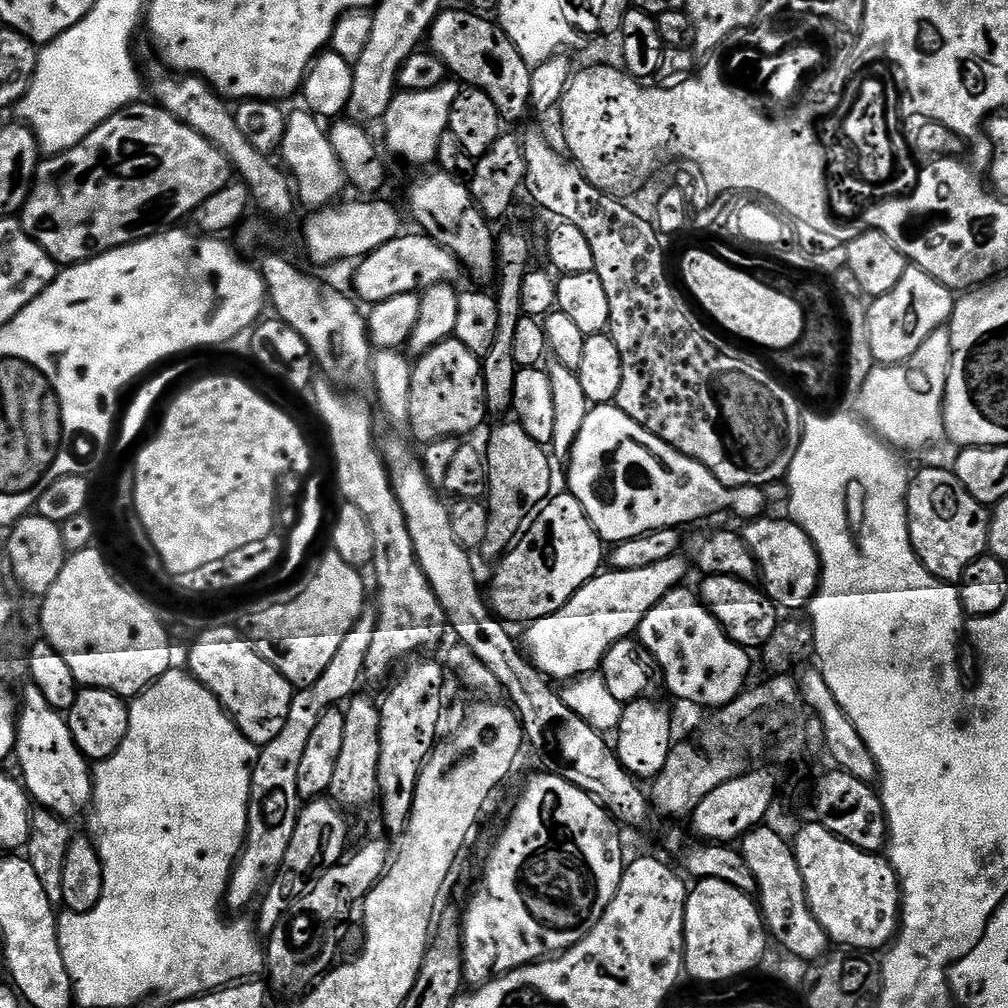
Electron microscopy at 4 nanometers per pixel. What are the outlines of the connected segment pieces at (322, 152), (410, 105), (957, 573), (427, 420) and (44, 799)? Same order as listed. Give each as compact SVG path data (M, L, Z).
M307 110L289 111L287 118L286 130L278 152L279 155L284 155L282 164L294 181L294 192L299 203L309 204L309 209L312 210L331 205L337 199L335 196L346 188L346 181L325 129L320 129L321 121Z
M452 78L434 86L434 90L397 91L382 121L384 140L388 143L389 150L408 164L435 165L438 142L442 142L442 134L448 131L450 110L454 106L454 98L458 98L460 91L461 85Z
M924 468L911 477L908 486L908 529L912 539L912 549L916 557L926 566L926 570L937 580L958 582L970 566L980 556L988 552L988 522L990 512L985 505L977 502L958 482L955 471L944 468Z
M458 339L443 340L438 342L426 354L422 354L412 365L412 385L410 386L410 418L408 428L418 439L421 445L433 444L436 440L445 440L451 436L464 438L467 432L472 432L484 416L489 415L489 410L484 405L484 370L481 357L475 356Z
M28 686L22 692L22 707L19 709L16 718L16 751L14 760L20 763L19 779L25 788L28 789L29 797L39 807L47 808L54 815L61 818L69 818L68 816L76 816L80 811L87 809L92 803L92 773L89 761L78 750L78 746L74 742L74 738L68 729L68 721L65 713L54 710L46 698L42 698L42 694L37 688Z

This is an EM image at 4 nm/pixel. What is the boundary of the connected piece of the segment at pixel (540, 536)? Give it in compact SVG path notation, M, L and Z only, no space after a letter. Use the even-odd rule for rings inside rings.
M564 490L562 494L553 495L535 513L520 539L500 557L495 565L496 573L492 576L492 598L490 608L500 620L523 625L538 618L546 618L546 614L554 614L580 589L586 582L590 582L601 571L606 560L606 544L594 530L586 510L574 498L572 493Z

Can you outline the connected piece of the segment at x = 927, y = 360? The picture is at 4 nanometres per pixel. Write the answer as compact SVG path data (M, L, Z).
M947 327L934 330L910 358L906 358L897 364L876 364L870 370L870 378L862 382L862 390L858 393L860 400L860 412L858 416L867 424L885 444L893 449L900 448L928 448L939 440L945 439L944 435L944 395L946 394L946 382L948 371L952 361L952 334Z

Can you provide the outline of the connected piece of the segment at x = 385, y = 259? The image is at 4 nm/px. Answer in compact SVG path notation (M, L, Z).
M415 235L395 236L393 240L386 242L386 246L378 246L378 250L374 250L369 256L360 257L355 265L357 268L352 276L353 290L351 289L357 301L371 306L378 302L386 302L386 298L410 294L435 284L457 283L456 279L462 276L462 269L456 255L431 240L429 236Z

